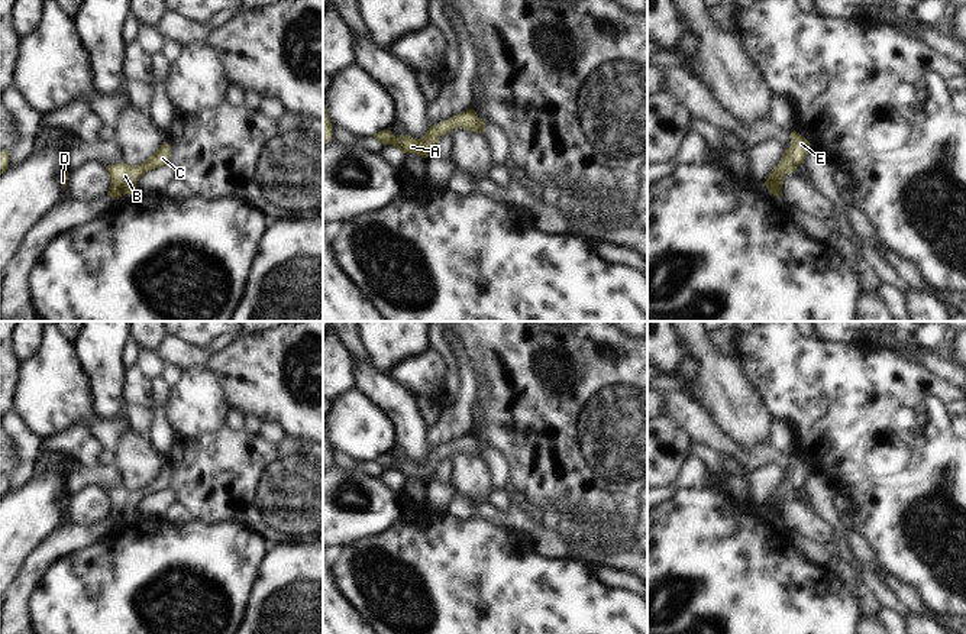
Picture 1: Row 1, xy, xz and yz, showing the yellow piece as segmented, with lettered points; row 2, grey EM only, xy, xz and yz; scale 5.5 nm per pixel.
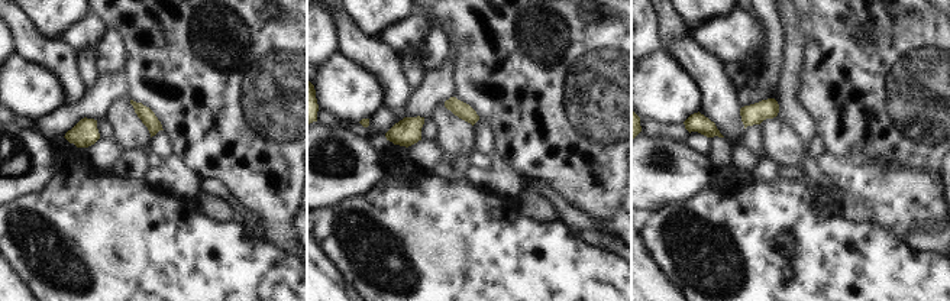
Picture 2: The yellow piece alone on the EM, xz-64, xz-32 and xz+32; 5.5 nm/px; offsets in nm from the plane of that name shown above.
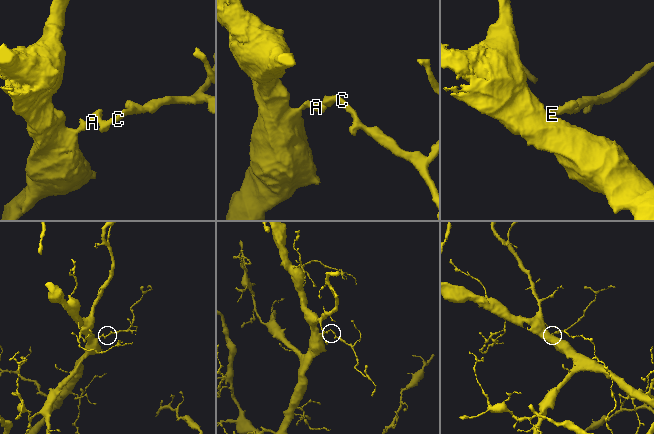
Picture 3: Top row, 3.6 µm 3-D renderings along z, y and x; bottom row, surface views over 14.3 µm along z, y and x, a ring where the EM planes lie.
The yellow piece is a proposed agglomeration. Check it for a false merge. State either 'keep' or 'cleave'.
keep

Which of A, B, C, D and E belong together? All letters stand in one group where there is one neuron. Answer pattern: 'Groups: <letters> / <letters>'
Groups: A B C D E.

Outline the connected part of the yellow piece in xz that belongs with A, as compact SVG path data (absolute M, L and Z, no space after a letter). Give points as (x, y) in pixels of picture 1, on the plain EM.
M469 433L450 441L449 444L440 446L429 452L429 455L421 463L414 463L408 459L395 462L390 453L384 453L375 457L374 462L378 463L382 469L392 469L401 478L416 478L421 482L427 482L432 479L440 460L450 457L450 455L456 452L475 457L485 456L485 447L478 441L476 436Z

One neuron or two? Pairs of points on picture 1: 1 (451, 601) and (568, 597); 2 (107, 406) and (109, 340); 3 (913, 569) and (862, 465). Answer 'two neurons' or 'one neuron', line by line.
1: one neuron
2: one neuron
3: one neuron

